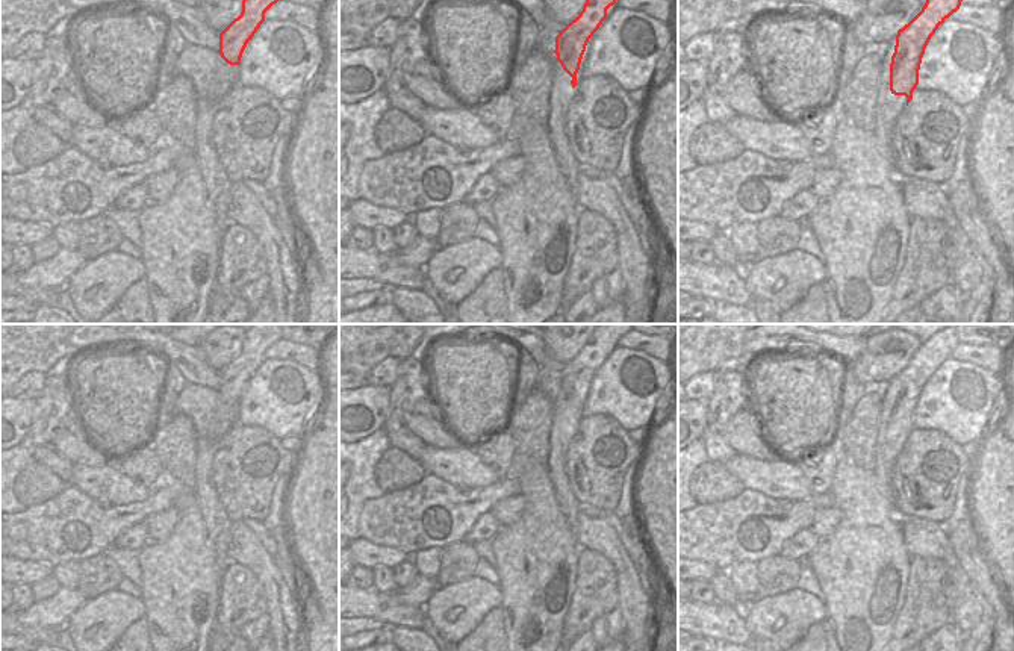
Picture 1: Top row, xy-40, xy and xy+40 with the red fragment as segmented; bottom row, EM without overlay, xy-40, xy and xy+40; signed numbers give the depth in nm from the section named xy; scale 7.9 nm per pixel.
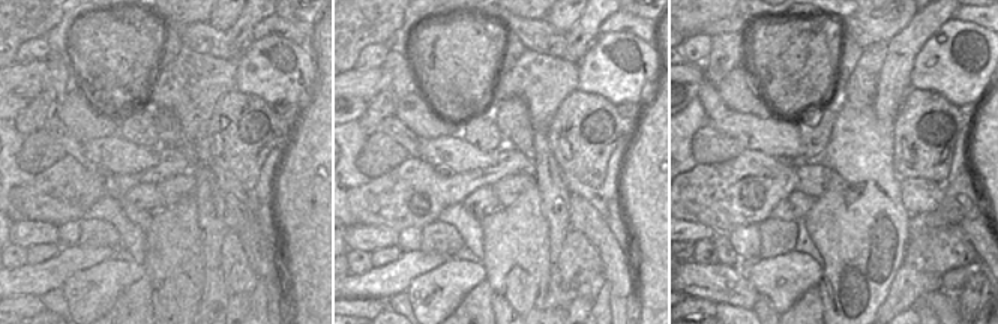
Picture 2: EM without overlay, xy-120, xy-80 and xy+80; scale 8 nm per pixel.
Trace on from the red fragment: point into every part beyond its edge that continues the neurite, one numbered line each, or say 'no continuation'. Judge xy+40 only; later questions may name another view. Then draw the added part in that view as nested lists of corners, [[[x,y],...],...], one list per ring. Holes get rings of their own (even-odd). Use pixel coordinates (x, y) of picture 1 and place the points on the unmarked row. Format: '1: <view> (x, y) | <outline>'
1: xy+40 (893, 445) | [[[890,416],[885,421],[885,433],[882,439],[882,447],[878,450],[876,456],[882,460],[891,460],[900,474],[902,468],[902,453],[907,448],[907,436],[905,435],[894,435],[890,430]]]

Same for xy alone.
1: xy (550, 442) | [[[554,392],[552,422],[548,430],[540,430],[537,419],[537,439],[534,442],[533,459],[507,459],[504,462],[504,478],[515,483],[519,478],[530,477],[531,484],[539,484],[540,494],[555,486],[555,460],[574,428],[571,419],[572,416],[563,409]]]

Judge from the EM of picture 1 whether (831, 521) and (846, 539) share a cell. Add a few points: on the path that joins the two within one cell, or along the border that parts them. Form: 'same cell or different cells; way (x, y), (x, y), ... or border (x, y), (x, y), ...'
different cells; border (828, 492), (842, 498), (842, 521), (828, 535)

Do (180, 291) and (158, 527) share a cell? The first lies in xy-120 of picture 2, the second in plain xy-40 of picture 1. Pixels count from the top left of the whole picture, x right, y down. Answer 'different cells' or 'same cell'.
different cells

